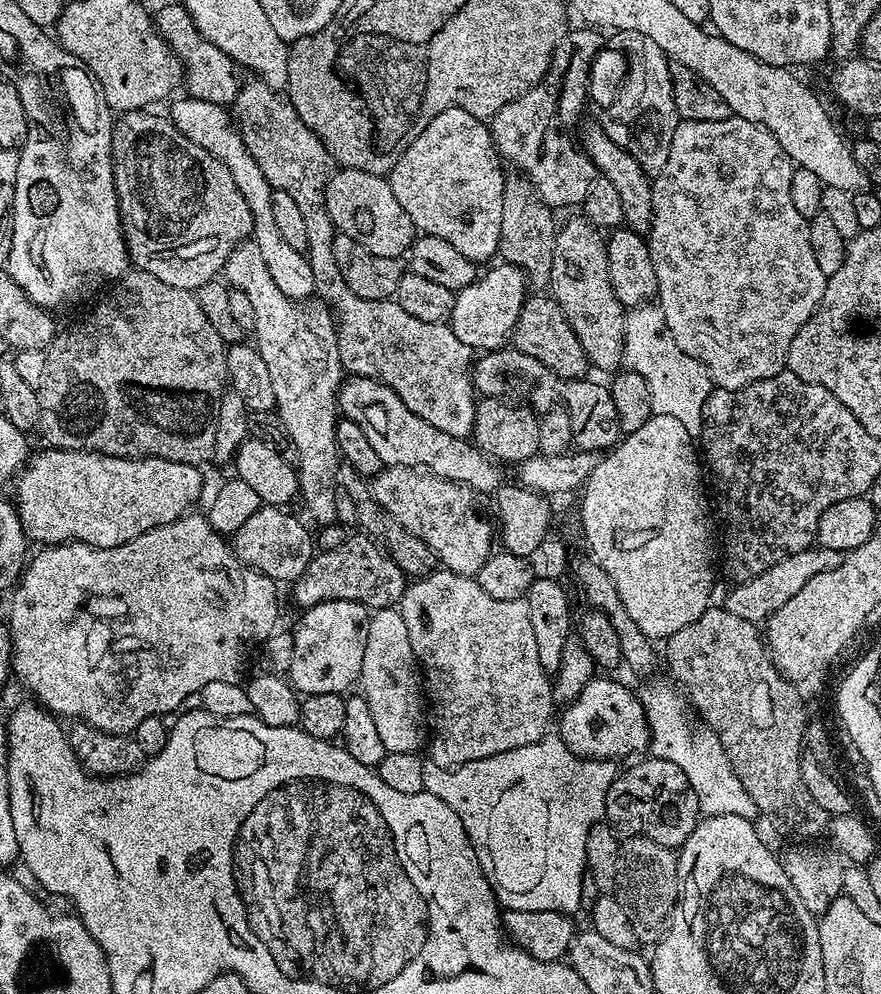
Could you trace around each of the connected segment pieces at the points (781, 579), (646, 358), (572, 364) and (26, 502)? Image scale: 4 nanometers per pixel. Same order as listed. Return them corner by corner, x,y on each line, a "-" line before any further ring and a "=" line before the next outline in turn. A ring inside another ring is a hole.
819,546
803,548
798,554
790,554
786,558
782,558
782,562
770,566
762,574
749,580
739,581
732,586
728,597
722,600
723,607
727,608
730,614
738,614
738,618
743,620
767,621
768,616
774,614
774,610
778,610
778,606
782,606
782,602
790,602
790,598
794,598
794,594
798,594
798,590
802,590
802,586
806,586
806,582
810,582
810,578
814,578
814,574
822,574
826,570
837,568
841,559
842,554
838,550
=
655,303
641,304
631,309
624,318
624,364
627,371
642,374
650,388
650,406
655,415
667,414
678,418
693,438
702,430
702,406
713,390
712,376
690,354
686,354
674,342
666,326
666,318
=
548,294
532,295
525,299
518,314
518,320
510,337
511,343
522,354
538,358
538,362
542,362
542,366
546,366
553,377
561,376
561,381
564,382
581,379
587,373
584,371
589,371
590,365
582,350
582,342
578,342
570,322
560,309
560,303
=
45,447
45,452
33,451
27,464
14,480
14,507
24,535
37,545
89,544
95,548
122,546
146,530
172,524
185,515
204,488
204,476
194,464
170,462
153,456
107,456
101,452
68,452
65,448

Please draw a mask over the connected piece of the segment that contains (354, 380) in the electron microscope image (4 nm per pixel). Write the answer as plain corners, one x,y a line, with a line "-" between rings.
352,376
345,379
338,391
338,408
343,419
354,422
363,430
366,439
370,441
370,446
374,446
375,452
378,453
381,465
398,468
422,468
425,472
432,472
447,480
465,484
466,487
475,490
477,494
495,493
502,484
502,479
500,479
501,465
497,461
480,451
475,443
462,438
454,438
450,434
442,434
442,430
438,430
438,426
430,426
430,422
418,418
418,414
414,414
414,410
410,410
410,406
406,406
406,402
402,402
402,398
398,398
398,394
394,394
394,390
386,387
379,378

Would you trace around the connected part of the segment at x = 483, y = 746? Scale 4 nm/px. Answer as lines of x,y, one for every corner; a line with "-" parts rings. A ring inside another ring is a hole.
437,570
413,579
405,587
398,607
426,685
426,700
430,705
430,759
435,764
456,768
466,762
478,762
478,758
518,750
518,746
530,746
530,742
549,735
548,723
554,720
554,684
542,662
538,662
538,645
530,627
527,599
490,598
473,577

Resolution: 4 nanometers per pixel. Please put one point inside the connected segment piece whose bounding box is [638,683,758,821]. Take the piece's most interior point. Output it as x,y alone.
696,751

